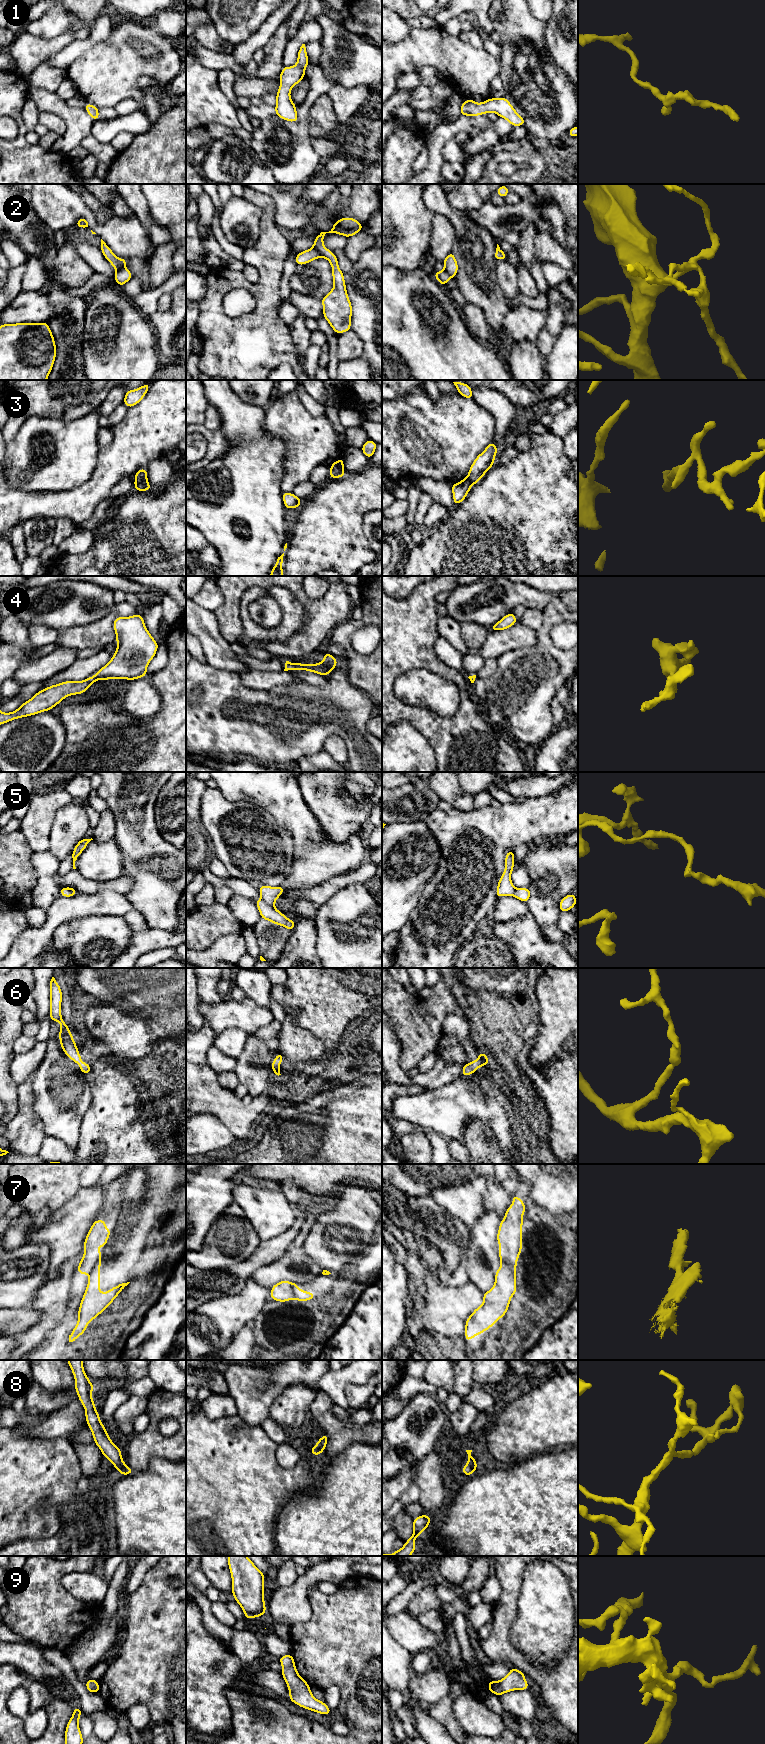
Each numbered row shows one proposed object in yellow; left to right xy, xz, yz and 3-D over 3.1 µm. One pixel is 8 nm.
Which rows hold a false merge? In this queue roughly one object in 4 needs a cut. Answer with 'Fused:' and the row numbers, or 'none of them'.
Fused: 2, 3, 5, 7

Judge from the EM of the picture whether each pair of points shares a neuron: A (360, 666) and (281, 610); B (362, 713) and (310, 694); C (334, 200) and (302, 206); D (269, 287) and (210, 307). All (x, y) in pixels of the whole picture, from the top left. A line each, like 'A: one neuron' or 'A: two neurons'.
A: one neuron
B: one neuron
C: two neurons
D: one neuron

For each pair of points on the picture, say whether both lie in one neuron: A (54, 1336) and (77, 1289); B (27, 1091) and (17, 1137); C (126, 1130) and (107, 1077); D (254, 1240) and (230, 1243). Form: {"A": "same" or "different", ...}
{"A": "same", "B": "same", "C": "same", "D": "same"}

